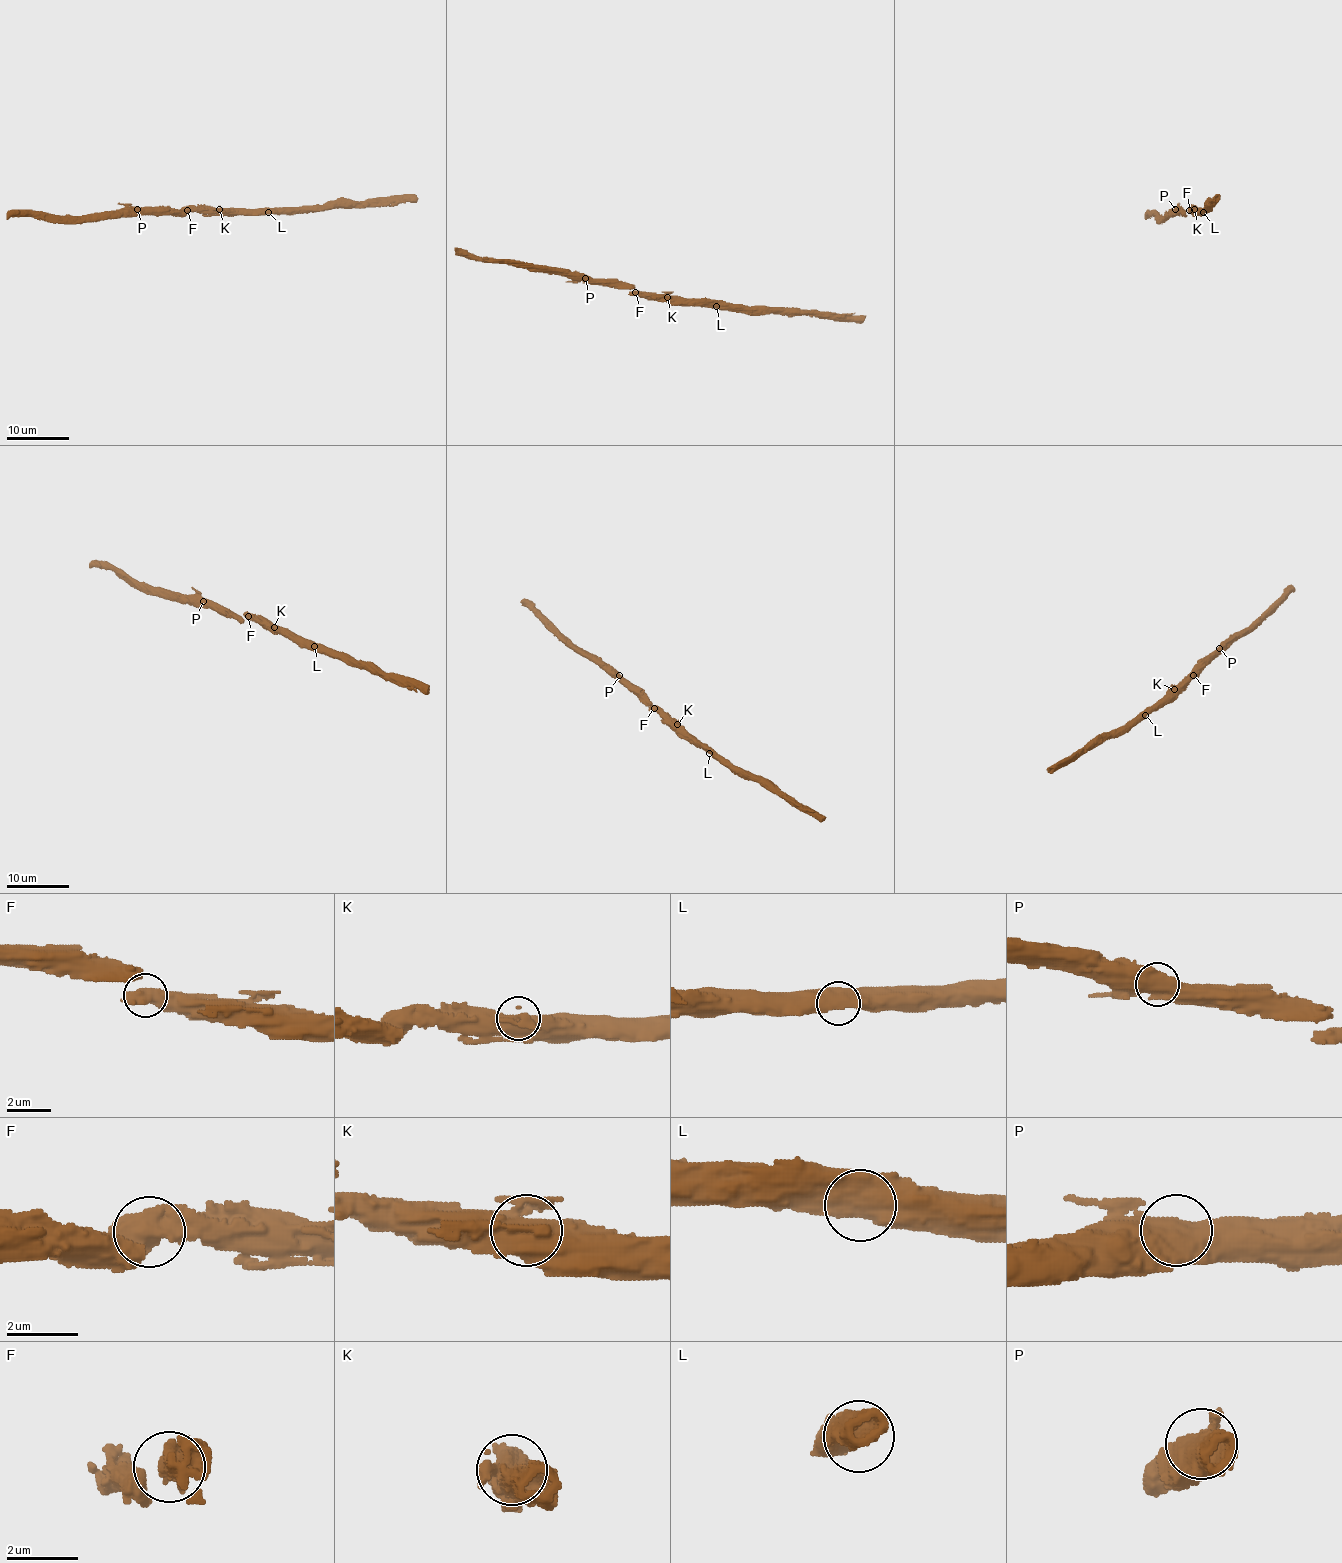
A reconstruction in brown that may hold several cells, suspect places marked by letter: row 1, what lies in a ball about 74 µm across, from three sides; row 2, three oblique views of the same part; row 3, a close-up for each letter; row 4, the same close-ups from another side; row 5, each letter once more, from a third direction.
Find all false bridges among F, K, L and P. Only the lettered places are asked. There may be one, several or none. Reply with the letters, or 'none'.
none

